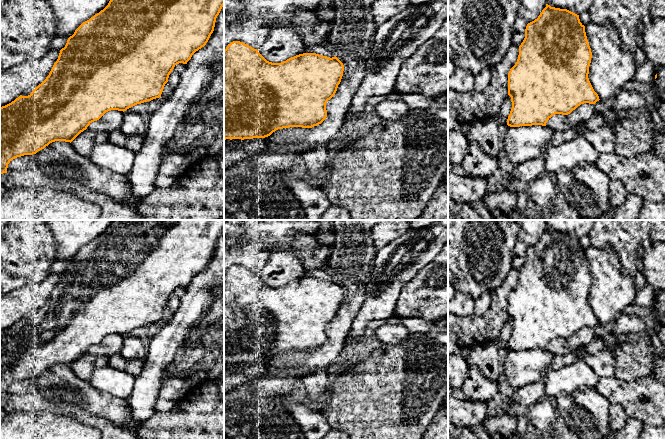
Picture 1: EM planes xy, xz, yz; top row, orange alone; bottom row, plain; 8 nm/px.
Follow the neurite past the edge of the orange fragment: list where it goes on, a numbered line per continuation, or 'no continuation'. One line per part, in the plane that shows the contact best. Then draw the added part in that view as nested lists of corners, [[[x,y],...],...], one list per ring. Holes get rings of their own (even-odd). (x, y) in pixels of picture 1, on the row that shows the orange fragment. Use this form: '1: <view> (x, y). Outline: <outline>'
no continuation

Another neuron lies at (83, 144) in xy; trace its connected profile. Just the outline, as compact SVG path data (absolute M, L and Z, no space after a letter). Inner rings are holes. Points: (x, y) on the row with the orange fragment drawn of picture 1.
M84 130L72 142L72 146L77 153L90 157L94 146L108 141L108 134L101 131Z

